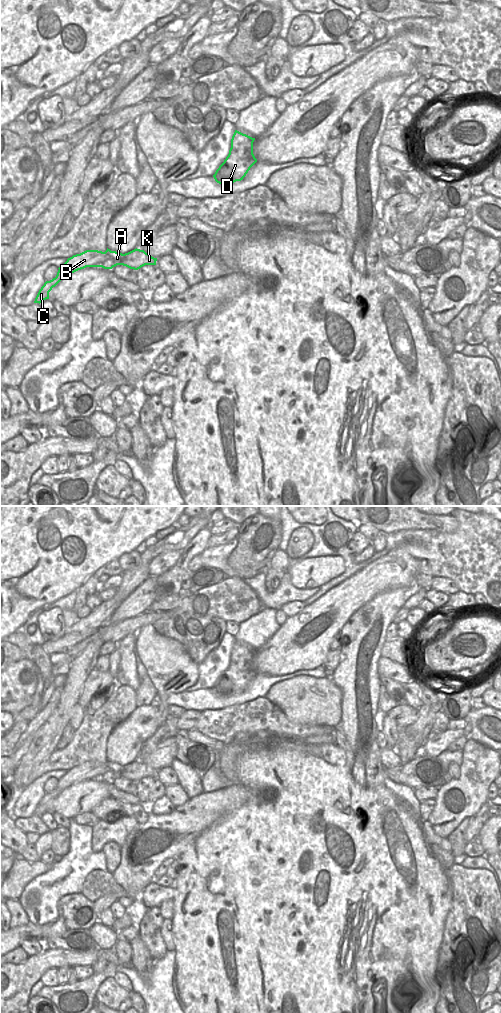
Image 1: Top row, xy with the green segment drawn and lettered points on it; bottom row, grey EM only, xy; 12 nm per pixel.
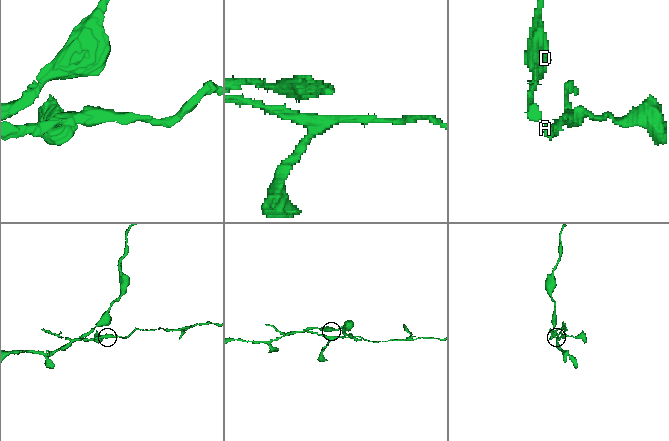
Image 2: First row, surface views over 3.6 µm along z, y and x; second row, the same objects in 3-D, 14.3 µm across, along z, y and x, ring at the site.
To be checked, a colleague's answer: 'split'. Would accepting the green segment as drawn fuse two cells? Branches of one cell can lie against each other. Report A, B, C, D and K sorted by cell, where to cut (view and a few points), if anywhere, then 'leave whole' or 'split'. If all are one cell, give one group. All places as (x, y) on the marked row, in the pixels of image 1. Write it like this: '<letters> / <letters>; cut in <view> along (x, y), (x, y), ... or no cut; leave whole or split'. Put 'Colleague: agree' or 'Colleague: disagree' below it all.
A K / B C D; cut in xy along (111, 251), (93, 256), (92, 266); split
Colleague: agree

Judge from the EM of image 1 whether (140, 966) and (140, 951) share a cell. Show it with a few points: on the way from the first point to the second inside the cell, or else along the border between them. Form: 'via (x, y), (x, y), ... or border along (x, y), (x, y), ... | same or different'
via (140, 962), (140, 955) | same

